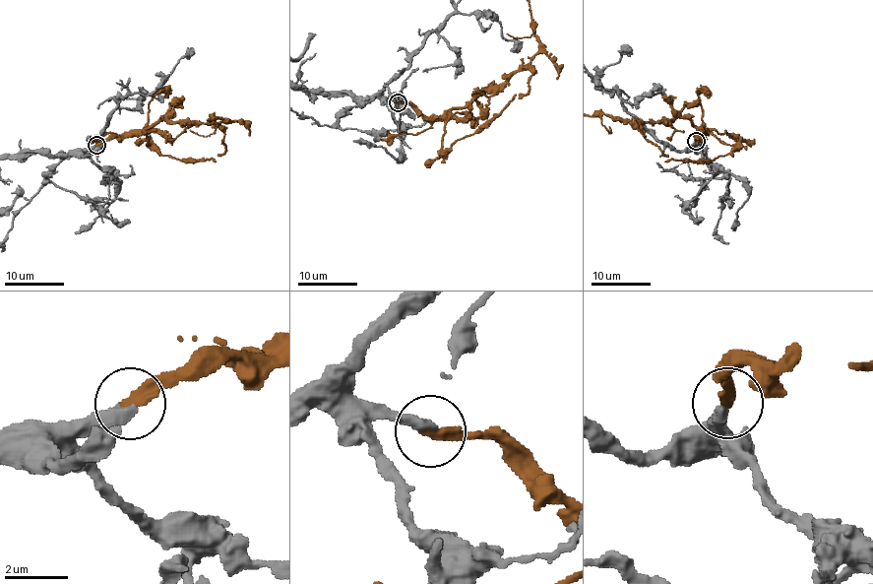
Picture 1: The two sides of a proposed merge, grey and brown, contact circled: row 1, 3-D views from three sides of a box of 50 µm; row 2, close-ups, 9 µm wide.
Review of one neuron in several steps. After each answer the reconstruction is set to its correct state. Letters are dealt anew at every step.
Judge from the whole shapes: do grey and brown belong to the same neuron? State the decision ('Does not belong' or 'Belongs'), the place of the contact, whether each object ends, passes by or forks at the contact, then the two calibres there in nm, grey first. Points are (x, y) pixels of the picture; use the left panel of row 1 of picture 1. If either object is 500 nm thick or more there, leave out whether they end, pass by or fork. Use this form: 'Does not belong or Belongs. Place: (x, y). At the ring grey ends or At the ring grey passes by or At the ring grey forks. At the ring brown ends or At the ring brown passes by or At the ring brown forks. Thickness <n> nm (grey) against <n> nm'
Belongs. Place: (96, 145). At the ring grey ends. At the ring brown ends. Thickness 420 nm (grey) against 360 nm

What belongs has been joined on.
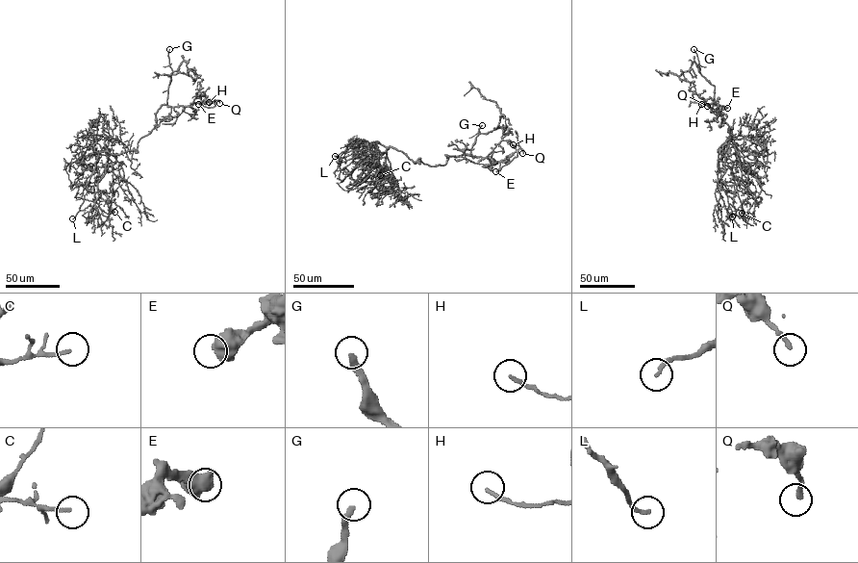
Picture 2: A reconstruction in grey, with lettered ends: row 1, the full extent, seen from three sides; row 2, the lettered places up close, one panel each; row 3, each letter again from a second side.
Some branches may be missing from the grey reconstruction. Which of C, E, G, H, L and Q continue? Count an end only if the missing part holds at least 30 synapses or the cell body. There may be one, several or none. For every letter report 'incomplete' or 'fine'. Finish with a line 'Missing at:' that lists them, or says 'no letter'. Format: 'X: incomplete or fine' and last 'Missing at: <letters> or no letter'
C: incomplete
E: fine
G: incomplete
H: fine
L: incomplete
Q: fine
Missing at: C, G, L

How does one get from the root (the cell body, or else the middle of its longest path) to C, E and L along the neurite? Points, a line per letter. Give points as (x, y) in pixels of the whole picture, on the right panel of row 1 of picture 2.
C: (730, 140), (724, 153), (730, 150), (719, 152), (725, 144), (734, 146), (742, 173), (737, 189), (742, 213)
E: (730, 140), (729, 126), (724, 121), (720, 106), (717, 108), (719, 105), (727, 108)
L: (730, 140), (724, 153), (730, 150), (721, 154), (720, 150), (725, 172), (718, 184), (719, 196), (732, 217)

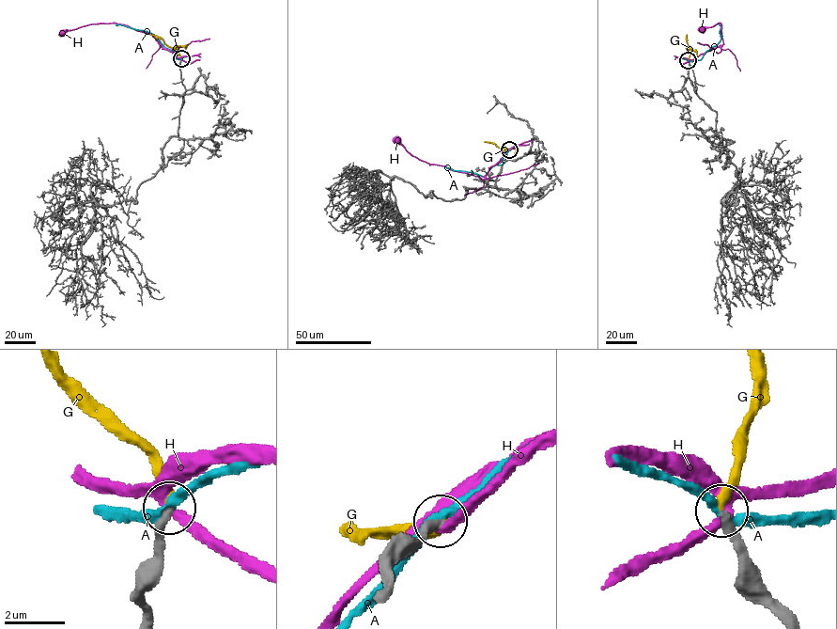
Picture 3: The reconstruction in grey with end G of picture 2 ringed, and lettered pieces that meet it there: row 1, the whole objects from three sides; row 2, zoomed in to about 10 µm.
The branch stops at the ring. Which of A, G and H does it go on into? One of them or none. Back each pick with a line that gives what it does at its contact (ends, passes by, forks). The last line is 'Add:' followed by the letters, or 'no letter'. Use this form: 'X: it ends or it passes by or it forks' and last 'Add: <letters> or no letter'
G: it ends
Add: G

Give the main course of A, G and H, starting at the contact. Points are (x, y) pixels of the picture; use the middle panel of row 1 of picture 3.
A: (508, 149), (502, 159), (503, 163), (493, 165), (483, 176), (446, 166)
G: (509, 149), (484, 141)
H: (509, 149), (490, 167), (484, 180), (422, 161), (397, 139)

